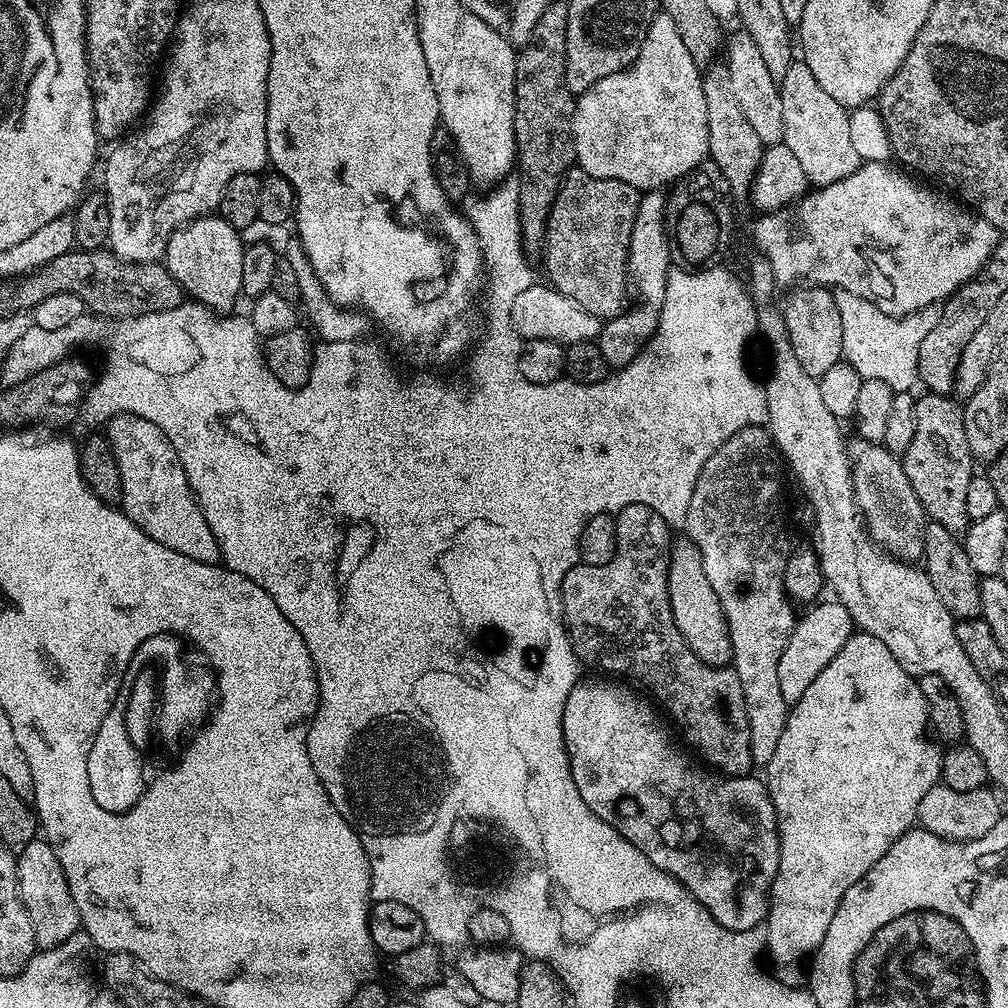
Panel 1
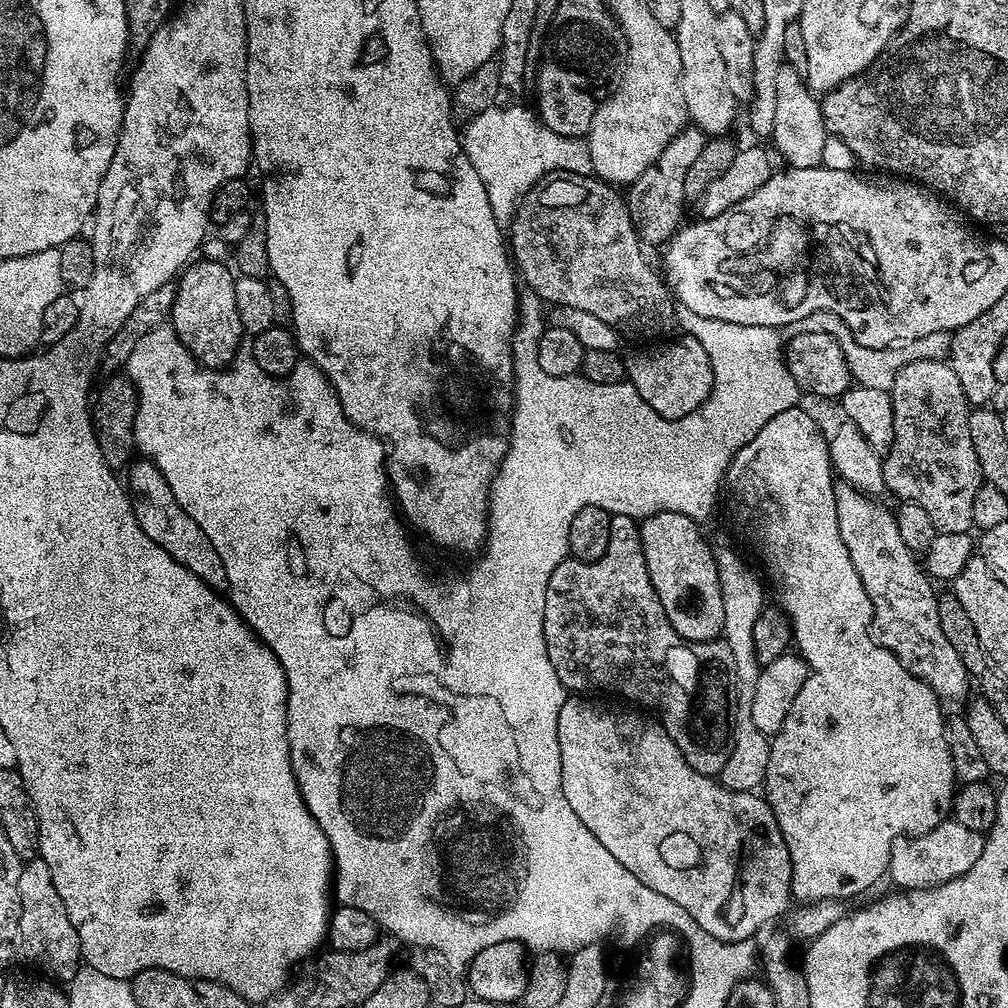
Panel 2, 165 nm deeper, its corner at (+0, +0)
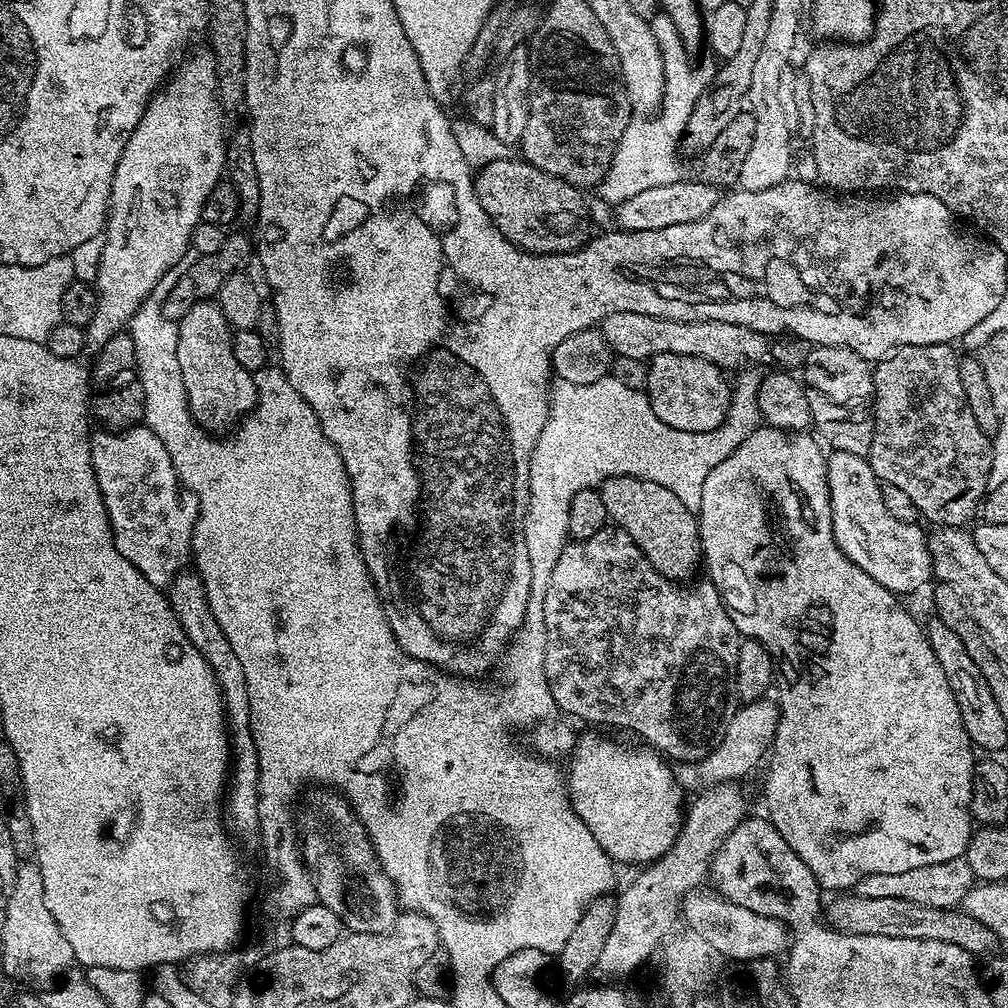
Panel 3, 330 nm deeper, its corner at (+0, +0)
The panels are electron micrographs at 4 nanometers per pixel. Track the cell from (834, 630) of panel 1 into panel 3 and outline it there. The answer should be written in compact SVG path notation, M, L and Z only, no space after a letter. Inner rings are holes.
M761 698L737 707L736 713L724 727L724 737L718 747L699 763L688 762L683 765L684 773L679 773L678 780L685 789L694 787L699 780L704 786L730 784L739 781L741 779L739 776L746 775L751 768L756 768L759 764L761 767L774 742L774 734L780 721L777 701L768 699Z

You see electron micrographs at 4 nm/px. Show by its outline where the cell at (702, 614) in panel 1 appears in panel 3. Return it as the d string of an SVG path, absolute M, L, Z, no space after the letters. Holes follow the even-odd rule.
M611 476L598 486L600 497L608 511L608 519L630 538L646 554L650 566L673 582L688 582L702 564L700 551L700 522L697 513L686 510L674 490L658 486L658 482L646 482L633 476Z

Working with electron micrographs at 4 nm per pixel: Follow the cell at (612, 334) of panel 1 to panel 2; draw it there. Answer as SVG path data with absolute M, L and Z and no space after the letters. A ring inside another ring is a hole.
M686 126L669 142L666 150L662 150L660 157L627 189L626 199L630 218L636 223L636 231L640 233L641 241L645 245L667 245L677 228L681 227L685 219L683 216L684 204L686 205L686 173L690 166L694 166L694 162L698 162L705 139L702 129Z

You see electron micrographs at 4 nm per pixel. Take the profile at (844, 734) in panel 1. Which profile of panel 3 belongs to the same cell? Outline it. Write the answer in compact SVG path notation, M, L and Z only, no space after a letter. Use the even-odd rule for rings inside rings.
M758 427L734 454L730 454L730 458L718 462L718 466L710 470L702 485L702 510L698 513L700 551L703 567L708 567L708 576L712 579L711 587L715 595L722 598L741 637L766 646L774 669L774 688L780 691L780 721L766 757L768 777L764 780L764 804L768 807L767 819L772 821L778 834L786 838L786 846L810 866L810 874L814 874L821 889L833 888L840 894L855 889L857 882L870 874L903 874L905 870L918 870L918 866L938 866L938 862L961 859L974 831L972 779L978 756L972 739L966 734L966 726L960 724L958 702L952 700L950 682L946 682L946 674L934 650L930 650L927 635L922 634L922 624L912 620L911 614L900 605L899 595L889 594L870 578L870 574L858 570L838 546L830 510L826 452L815 435L808 435L812 434Z

